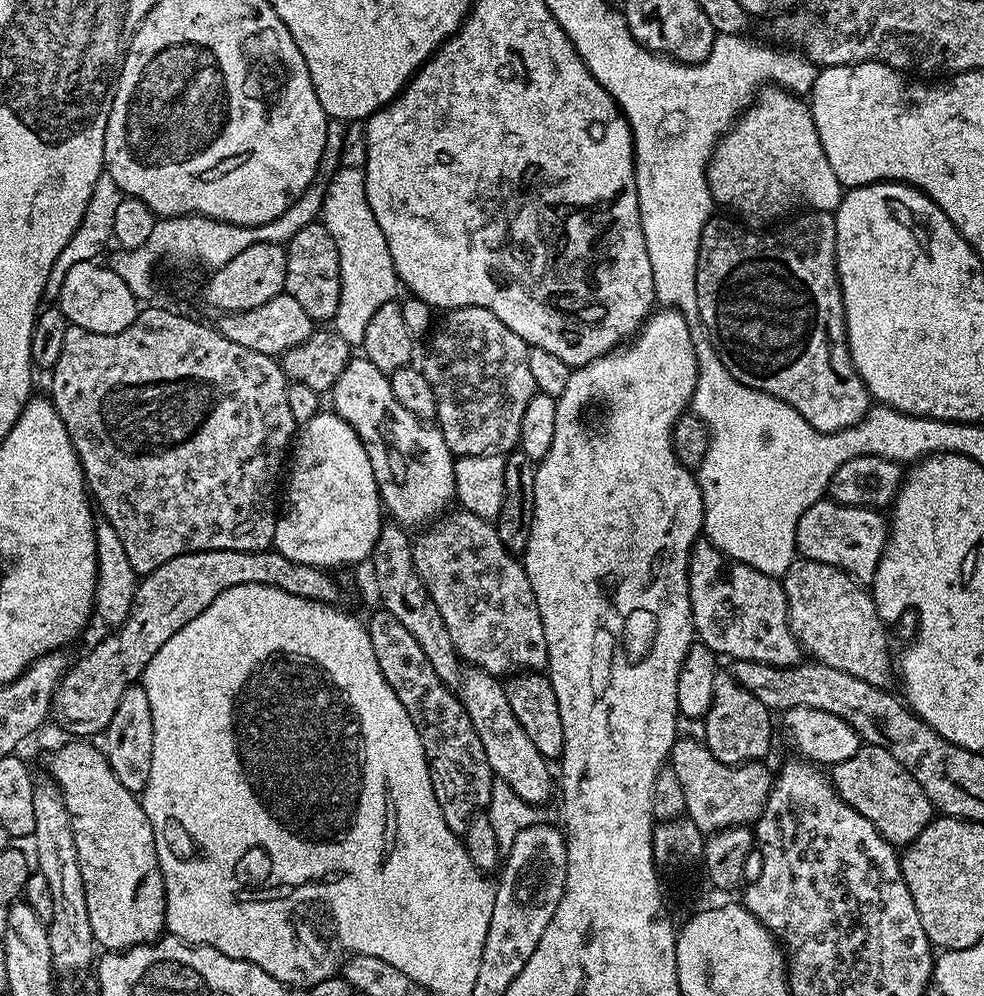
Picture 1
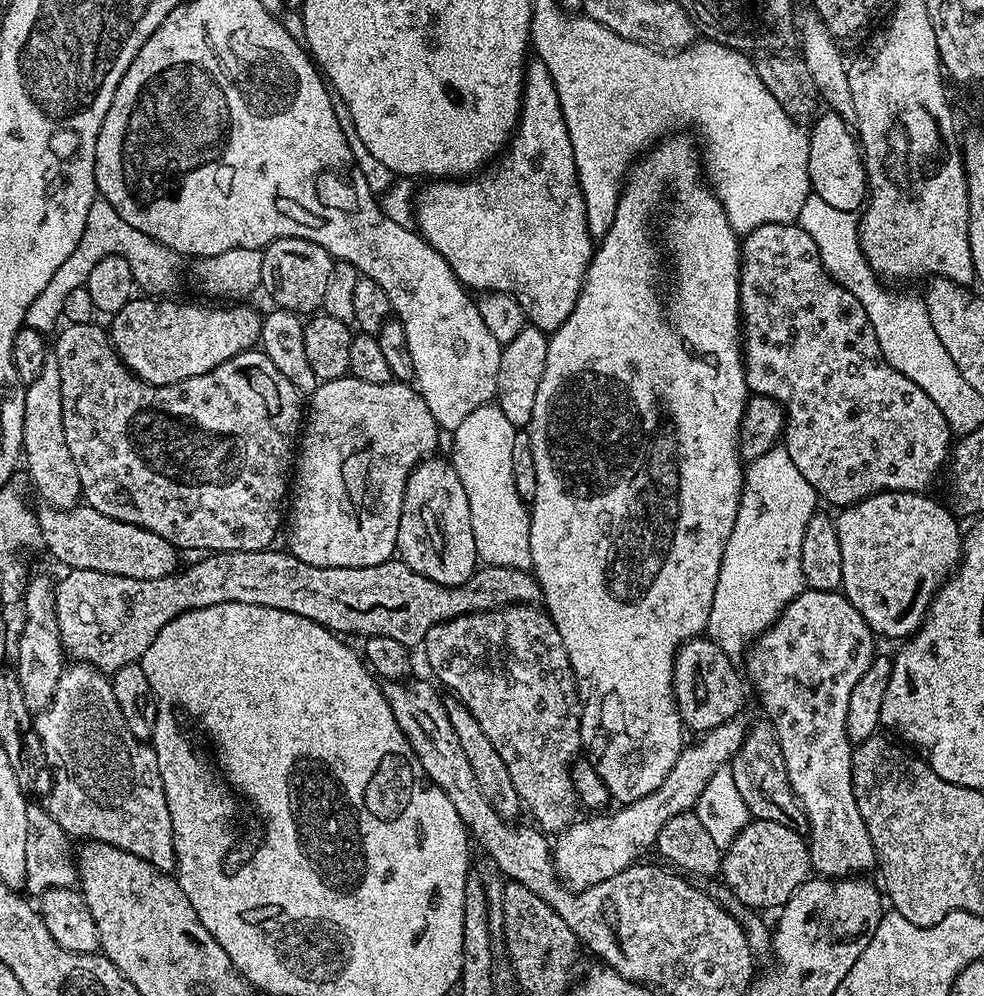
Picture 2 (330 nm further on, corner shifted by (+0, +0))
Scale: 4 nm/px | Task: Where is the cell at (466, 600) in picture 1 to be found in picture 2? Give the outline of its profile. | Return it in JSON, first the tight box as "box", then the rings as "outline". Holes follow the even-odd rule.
{"box":[422,604,582,833],"outline":[[[518,604],[505,608],[499,608],[496,611],[472,612],[468,615],[454,617],[453,620],[443,621],[441,624],[434,625],[429,633],[426,634],[422,645],[422,652],[428,659],[428,664],[432,667],[432,672],[449,688],[451,695],[455,699],[461,700],[470,714],[478,722],[478,726],[494,742],[494,750],[502,754],[502,762],[506,762],[506,770],[510,770],[510,778],[514,782],[514,790],[518,790],[523,807],[532,811],[532,816],[537,825],[545,833],[560,832],[563,828],[568,828],[572,824],[572,819],[576,816],[578,797],[576,787],[572,781],[572,769],[582,752],[582,741],[580,738],[580,714],[582,711],[582,692],[578,687],[578,681],[575,672],[572,671],[572,663],[566,654],[566,646],[562,642],[562,634],[558,634],[556,623],[552,620],[547,611],[541,610],[536,606],[527,604]]]}

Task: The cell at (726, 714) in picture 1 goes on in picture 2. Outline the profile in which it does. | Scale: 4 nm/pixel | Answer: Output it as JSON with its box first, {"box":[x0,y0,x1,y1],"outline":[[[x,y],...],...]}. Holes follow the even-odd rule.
{"box":[730,723,809,833],"outline":[[[771,723],[760,724],[757,728],[755,725],[749,731],[747,739],[730,761],[731,768],[730,778],[738,786],[742,802],[746,802],[749,813],[755,819],[776,822],[799,833],[803,833],[809,827],[804,805],[797,799],[795,790],[790,786],[786,762],[782,756],[782,746]]]}

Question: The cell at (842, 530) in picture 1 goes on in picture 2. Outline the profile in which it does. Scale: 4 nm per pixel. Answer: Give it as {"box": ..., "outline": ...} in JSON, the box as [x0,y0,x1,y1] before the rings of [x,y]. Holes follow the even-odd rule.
{"box":[835,492,965,641],"outline":[[[875,492],[835,517],[842,550],[842,591],[873,633],[881,632],[892,640],[903,641],[918,631],[937,592],[960,567],[965,541],[962,528],[960,532],[959,522],[930,497],[918,492]]]}

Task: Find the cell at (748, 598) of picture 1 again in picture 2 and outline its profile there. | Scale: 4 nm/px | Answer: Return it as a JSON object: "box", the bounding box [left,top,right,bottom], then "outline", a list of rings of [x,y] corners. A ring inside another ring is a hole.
{"box":[747,590,878,878],"outline":[[[805,590],[784,607],[783,614],[768,631],[756,638],[750,650],[750,655],[747,657],[747,660],[749,659],[748,668],[752,671],[753,678],[756,679],[759,688],[766,696],[768,710],[773,716],[771,719],[774,721],[774,727],[778,734],[778,742],[782,746],[782,756],[786,762],[790,786],[795,790],[797,799],[804,805],[804,811],[808,815],[808,825],[810,833],[812,832],[812,836],[810,835],[811,867],[824,878],[839,877],[841,874],[847,873],[844,872],[847,868],[856,868],[859,864],[870,863],[871,860],[873,863],[877,859],[876,852],[872,848],[872,839],[866,830],[866,822],[862,822],[862,814],[858,810],[858,802],[854,798],[854,786],[852,785],[852,750],[854,745],[848,739],[848,731],[846,730],[846,712],[850,710],[850,694],[853,693],[858,678],[862,678],[862,674],[866,674],[866,670],[872,665],[873,656],[877,655],[878,652],[878,648],[876,648],[872,639],[874,639],[874,633],[871,626],[864,621],[862,614],[858,614],[858,610],[854,610],[854,606],[848,601],[848,597],[844,595],[843,591]]]}

